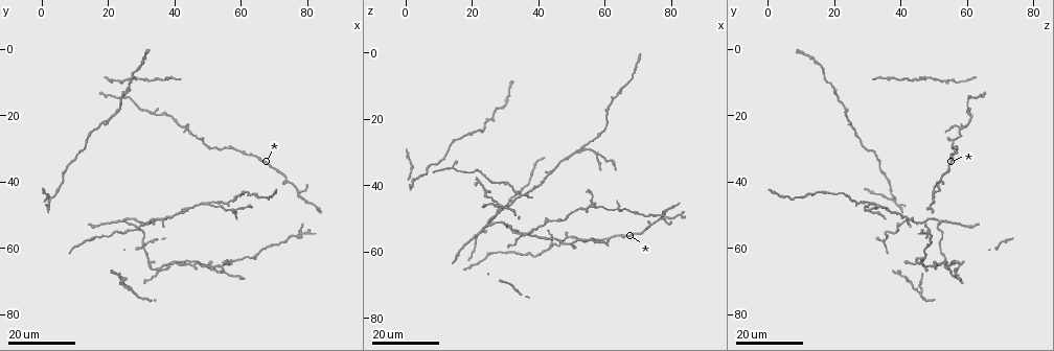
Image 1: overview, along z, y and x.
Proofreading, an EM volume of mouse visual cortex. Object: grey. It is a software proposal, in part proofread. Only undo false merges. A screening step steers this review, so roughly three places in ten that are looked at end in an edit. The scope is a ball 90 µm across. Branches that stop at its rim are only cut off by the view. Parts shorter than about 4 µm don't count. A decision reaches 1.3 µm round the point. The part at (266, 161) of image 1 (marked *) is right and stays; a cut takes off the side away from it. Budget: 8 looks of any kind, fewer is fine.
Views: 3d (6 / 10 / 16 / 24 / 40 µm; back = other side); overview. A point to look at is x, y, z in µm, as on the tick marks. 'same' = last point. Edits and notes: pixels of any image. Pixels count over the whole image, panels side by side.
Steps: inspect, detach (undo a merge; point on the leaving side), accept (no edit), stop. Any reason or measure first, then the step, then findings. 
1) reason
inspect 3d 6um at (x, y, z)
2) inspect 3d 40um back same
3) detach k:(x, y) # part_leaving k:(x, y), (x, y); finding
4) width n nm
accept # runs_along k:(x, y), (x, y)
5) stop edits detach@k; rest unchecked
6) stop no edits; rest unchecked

four arms meet
inspect 3d 24um at (35.5, 67.0, 55.0)

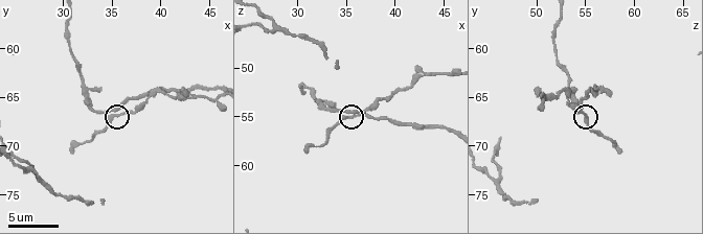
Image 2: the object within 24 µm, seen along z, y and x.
inspect 3d 6um at (35.4, 66.6, 54.8)

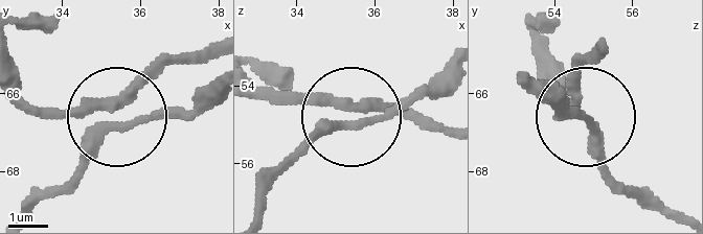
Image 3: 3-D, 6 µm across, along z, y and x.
inspect 3d 6um back at (35.50, 66.70, 54.85)

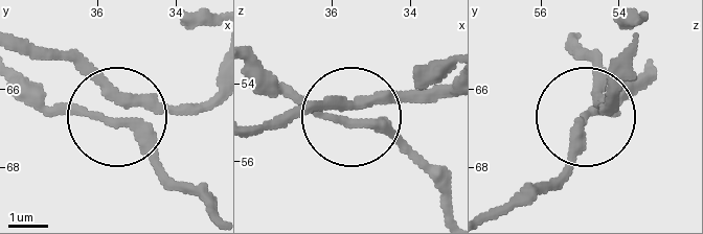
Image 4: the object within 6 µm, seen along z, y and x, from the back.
arms 4
accept # runs_along 4:(644, 66), (585, 119), (574, 156), (541, 192); continuous, no second neuron

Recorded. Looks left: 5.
three arms meet
inspect 3d 24um at (34.0, 52.0, 42.5)

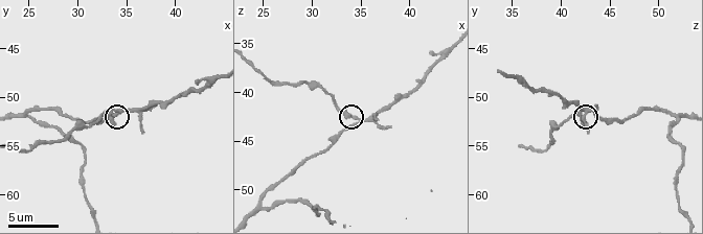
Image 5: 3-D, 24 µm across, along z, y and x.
inspect 3d 6um at (35.0, 51.2, 43.0)

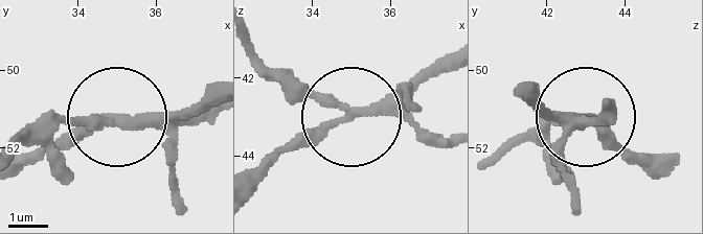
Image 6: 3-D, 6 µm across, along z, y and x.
arms 3
detach 6:(87, 124) # part_leaving 6:(146, 121), (49, 121), (20, 141); two neurons meet here

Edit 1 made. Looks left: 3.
arms part here
inspect 3d 6um at (24.4, 51.8, 52.0)

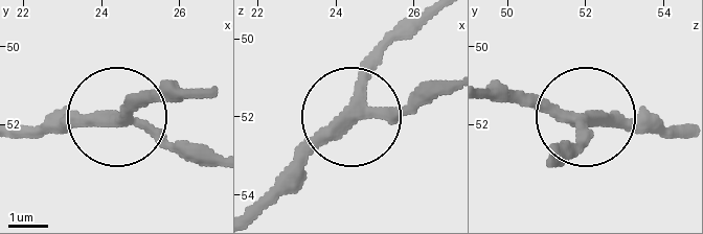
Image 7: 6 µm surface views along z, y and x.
inspect 3d 6um back at (24.45, 51.80, 51.75)

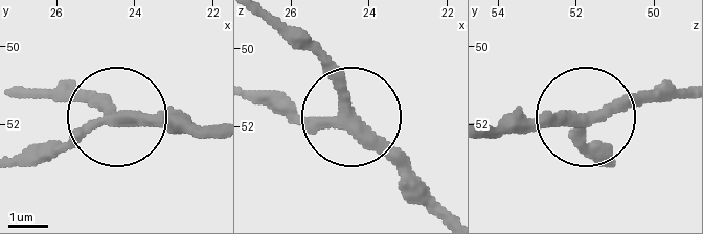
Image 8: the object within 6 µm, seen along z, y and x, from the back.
width 290 nm
accept # runs_along 8:(22, 168), (121, 118), (188, 118); all the same neuron

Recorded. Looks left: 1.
thick turns thin
inspect 3d 10um at (30.4, 57.2, 52.0)

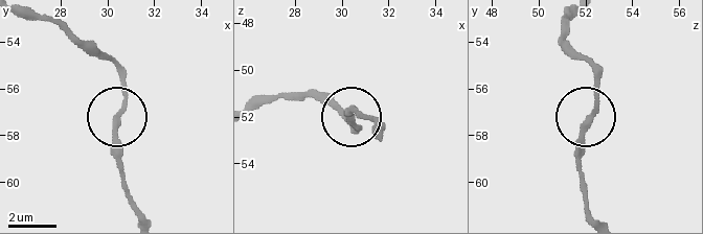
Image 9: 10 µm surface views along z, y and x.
accept # runs_along 9:(591, 213), (579, 177), (579, 129), (596, 99), (596, 65); all the same neuron

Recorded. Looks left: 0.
stop edits detach@6; rest unchecked

